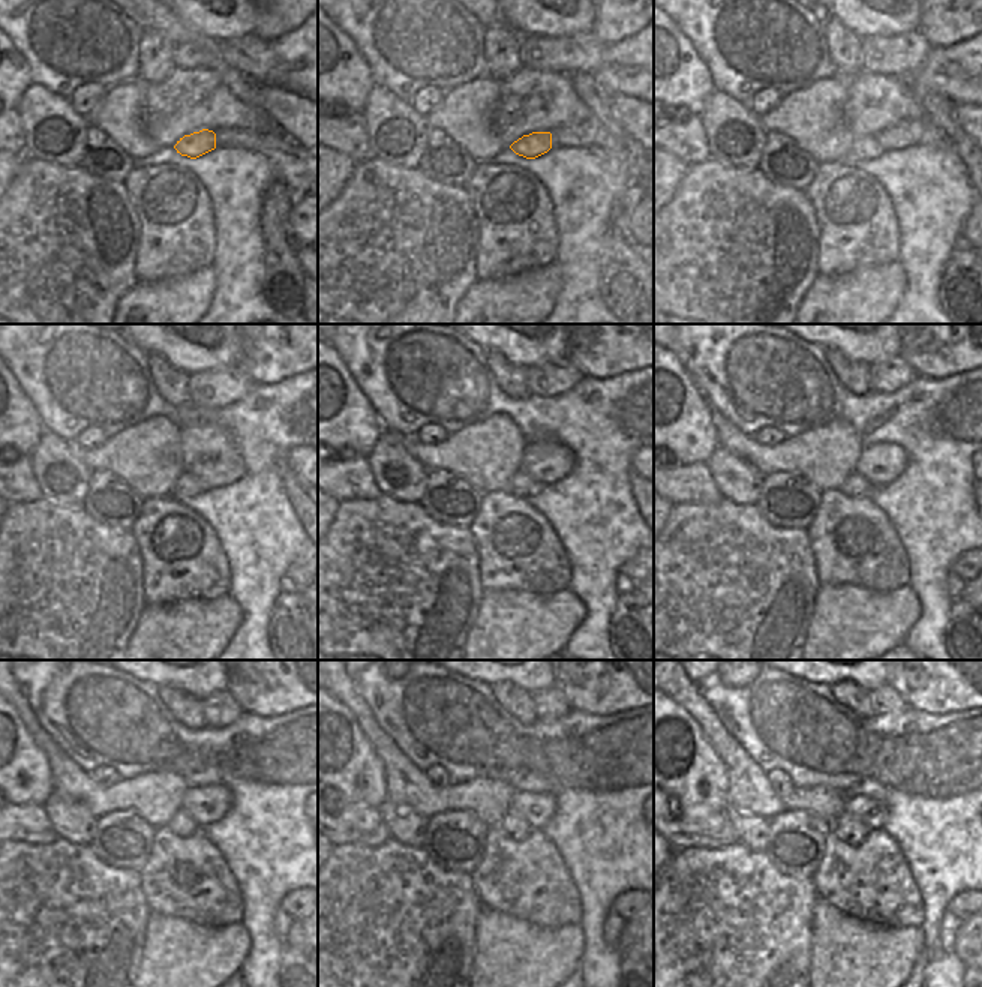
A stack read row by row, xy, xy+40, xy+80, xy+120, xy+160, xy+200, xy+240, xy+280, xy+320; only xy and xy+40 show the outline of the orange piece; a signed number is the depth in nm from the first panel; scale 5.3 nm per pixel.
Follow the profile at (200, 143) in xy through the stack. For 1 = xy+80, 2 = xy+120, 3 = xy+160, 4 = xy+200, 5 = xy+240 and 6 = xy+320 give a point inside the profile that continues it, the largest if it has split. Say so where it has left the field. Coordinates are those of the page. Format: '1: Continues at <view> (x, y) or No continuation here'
1: Continues at xy+80 (867, 147)
2: Continues at xy+120 (186, 483)
3: Continues at xy+160 (522, 486)
4: Continues at xy+200 (855, 486)
5: Continues at xy+240 (180, 824)
6: Continues at xy+320 (850, 830)

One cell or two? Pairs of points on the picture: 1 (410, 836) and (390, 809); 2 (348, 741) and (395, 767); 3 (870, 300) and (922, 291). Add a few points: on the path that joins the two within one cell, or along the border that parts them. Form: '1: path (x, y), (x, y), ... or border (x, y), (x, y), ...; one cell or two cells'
1: path (410, 830), (395, 815); one cell
2: border (362, 729), (383, 764), (387, 794); two cells
3: border (897, 260), (904, 272), (904, 291), (894, 308); two cells

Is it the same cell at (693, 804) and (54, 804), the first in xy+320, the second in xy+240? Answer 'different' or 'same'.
different

